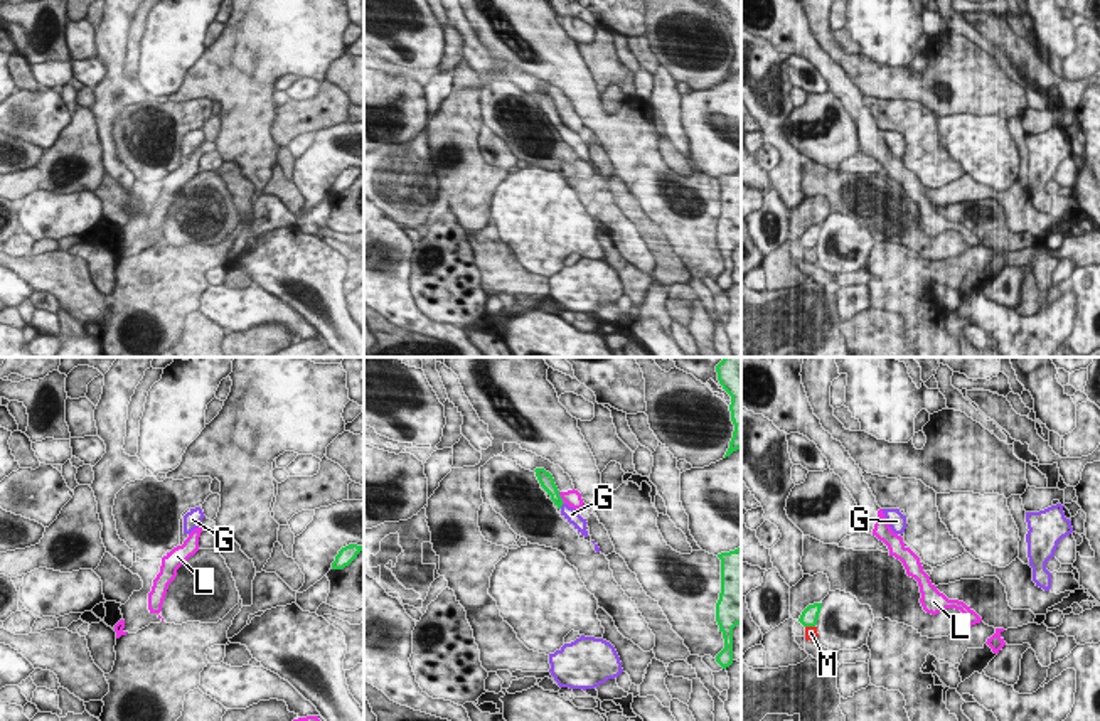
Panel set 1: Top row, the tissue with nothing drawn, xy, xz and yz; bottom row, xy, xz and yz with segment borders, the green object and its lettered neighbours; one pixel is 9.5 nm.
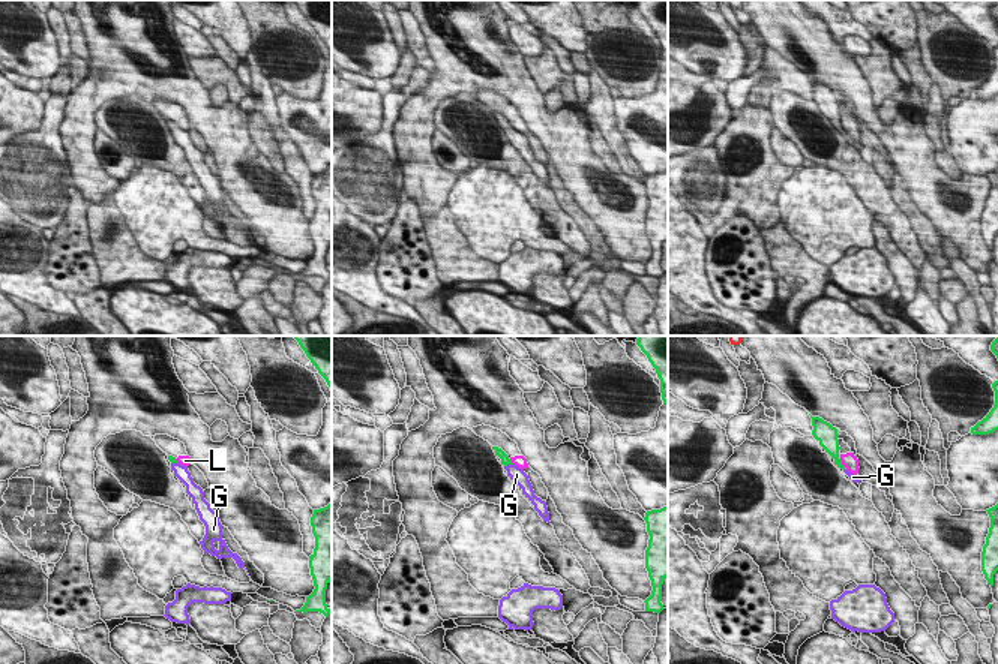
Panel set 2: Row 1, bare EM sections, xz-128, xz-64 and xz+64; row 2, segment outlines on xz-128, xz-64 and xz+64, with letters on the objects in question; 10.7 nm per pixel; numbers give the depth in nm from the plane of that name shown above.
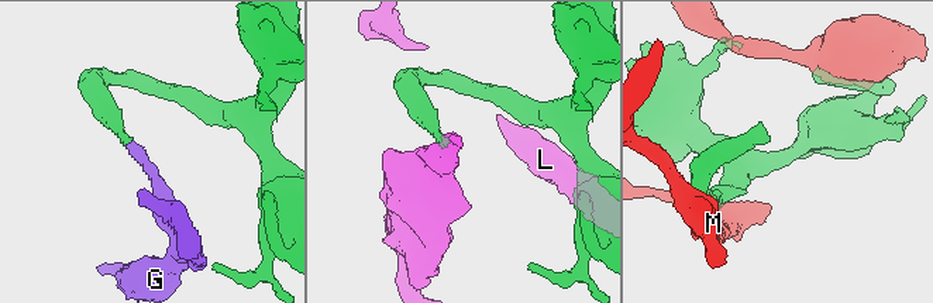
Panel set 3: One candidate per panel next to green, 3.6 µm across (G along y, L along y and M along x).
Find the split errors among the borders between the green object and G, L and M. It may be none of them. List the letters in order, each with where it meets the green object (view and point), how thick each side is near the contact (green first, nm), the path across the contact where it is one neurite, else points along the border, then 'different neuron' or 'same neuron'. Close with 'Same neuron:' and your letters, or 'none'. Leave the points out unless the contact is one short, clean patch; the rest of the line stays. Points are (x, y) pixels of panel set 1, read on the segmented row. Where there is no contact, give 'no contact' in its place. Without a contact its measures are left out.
G: xz (561, 504) | 130/130 nm | across xz (548, 484), (561, 504), (571, 514) | same neuron
L: xz (560, 497) | 140/160 nm | along xz (558, 492), (565, 502) | different neuron
M: yz (811, 625) | 170/130 nm | different neuron
Same neuron: G

